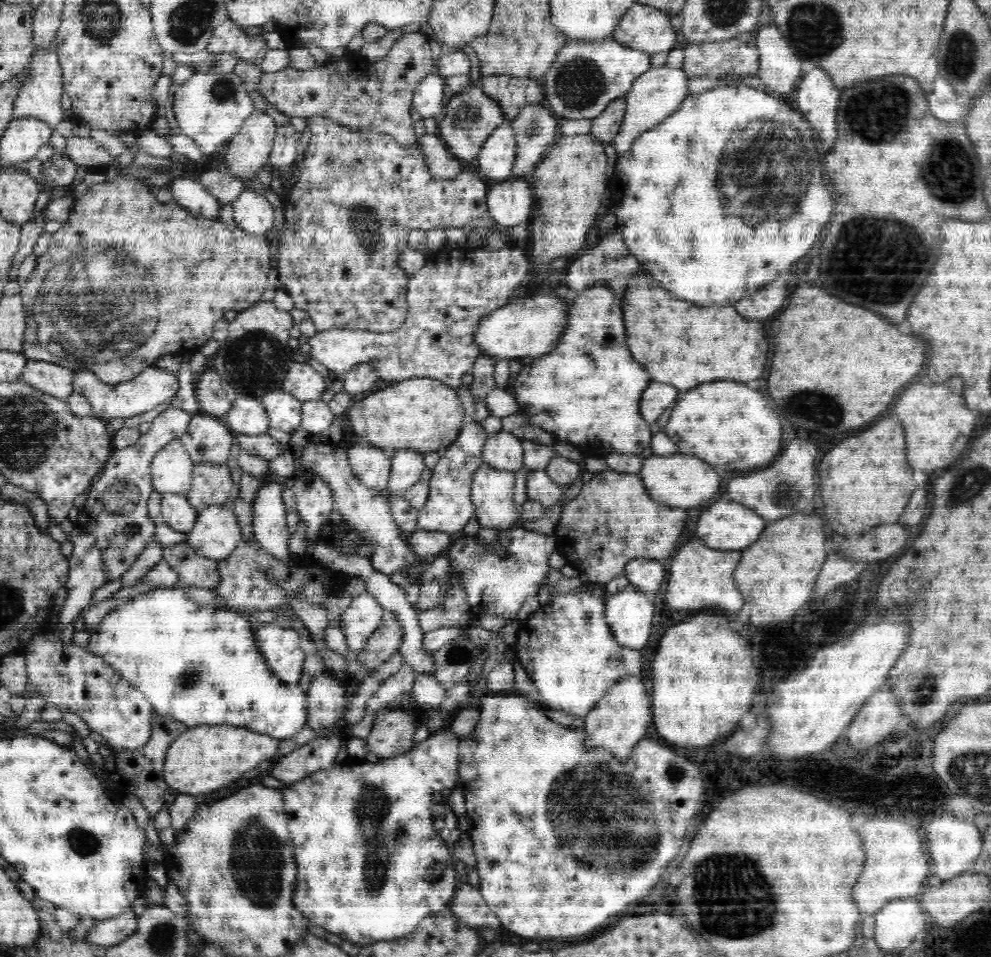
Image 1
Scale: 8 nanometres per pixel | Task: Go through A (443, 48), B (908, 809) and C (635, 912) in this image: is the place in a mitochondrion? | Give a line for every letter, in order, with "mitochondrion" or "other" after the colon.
A: other
B: other
C: other

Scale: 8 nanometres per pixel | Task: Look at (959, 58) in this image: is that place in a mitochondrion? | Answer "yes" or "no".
yes

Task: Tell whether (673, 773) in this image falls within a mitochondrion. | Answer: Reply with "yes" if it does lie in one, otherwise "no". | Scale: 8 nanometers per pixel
yes

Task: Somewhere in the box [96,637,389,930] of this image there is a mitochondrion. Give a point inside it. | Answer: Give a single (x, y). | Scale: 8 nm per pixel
(257, 867)

